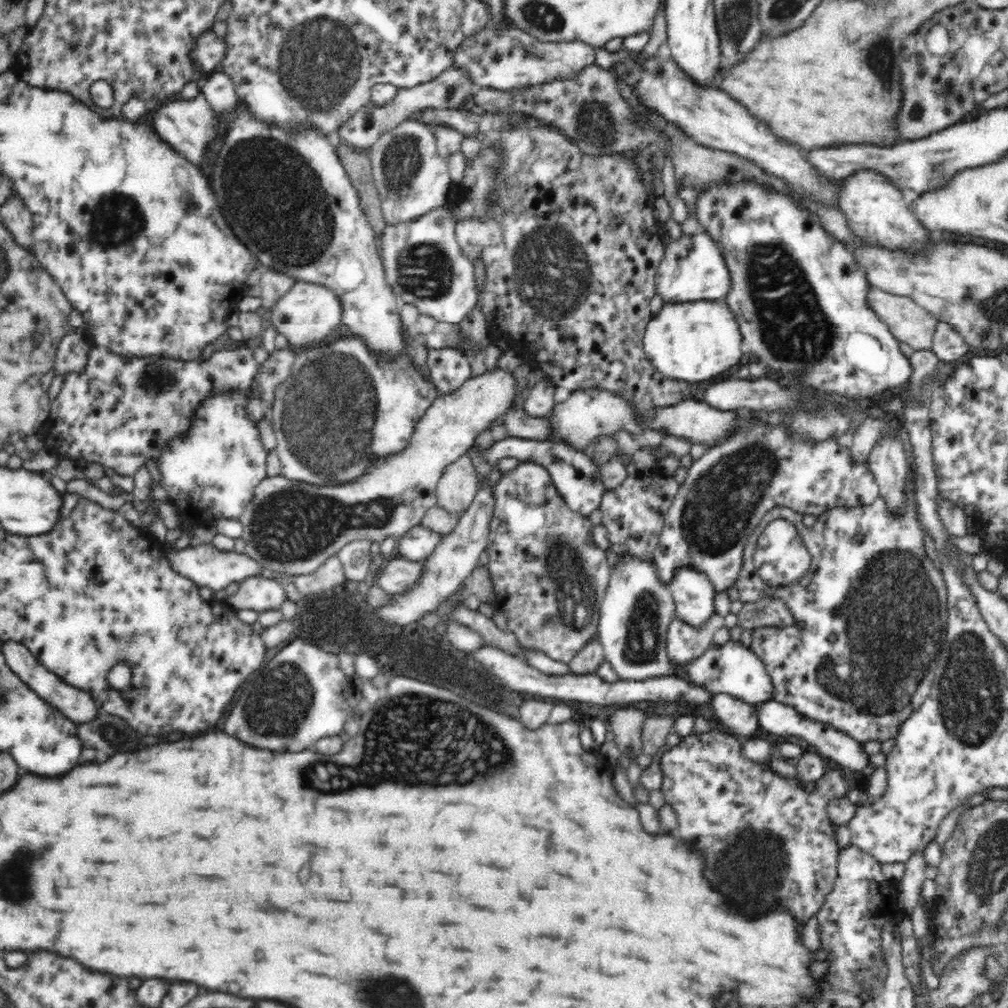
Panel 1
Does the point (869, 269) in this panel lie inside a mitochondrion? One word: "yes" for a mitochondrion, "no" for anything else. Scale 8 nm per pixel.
no

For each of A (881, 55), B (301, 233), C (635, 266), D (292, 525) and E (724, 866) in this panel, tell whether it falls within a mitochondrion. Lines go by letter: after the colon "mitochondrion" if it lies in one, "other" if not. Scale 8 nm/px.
A: mitochondrion
B: mitochondrion
C: other
D: mitochondrion
E: mitochondrion

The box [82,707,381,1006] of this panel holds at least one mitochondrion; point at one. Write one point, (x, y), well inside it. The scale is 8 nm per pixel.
(122, 735)

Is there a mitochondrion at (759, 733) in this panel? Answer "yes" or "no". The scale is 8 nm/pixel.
no

